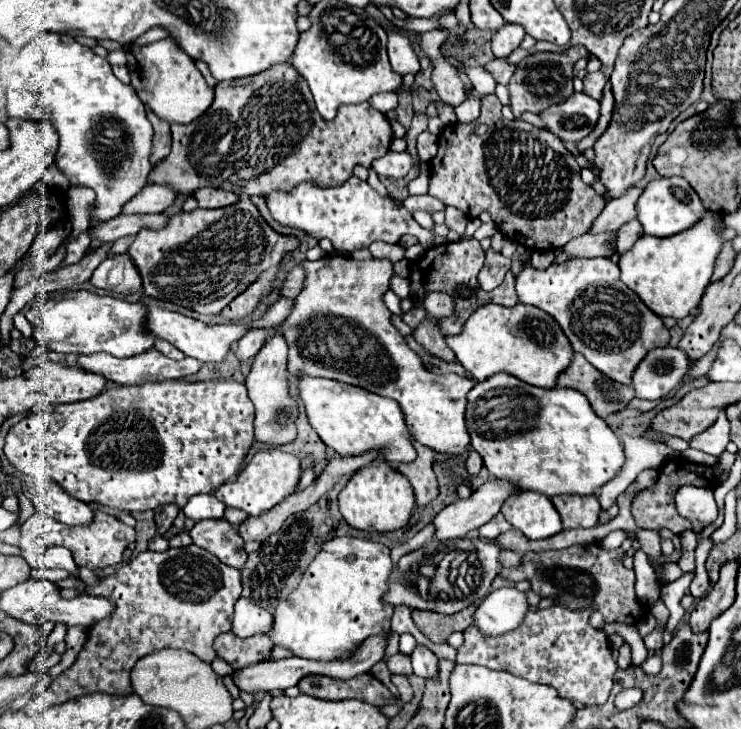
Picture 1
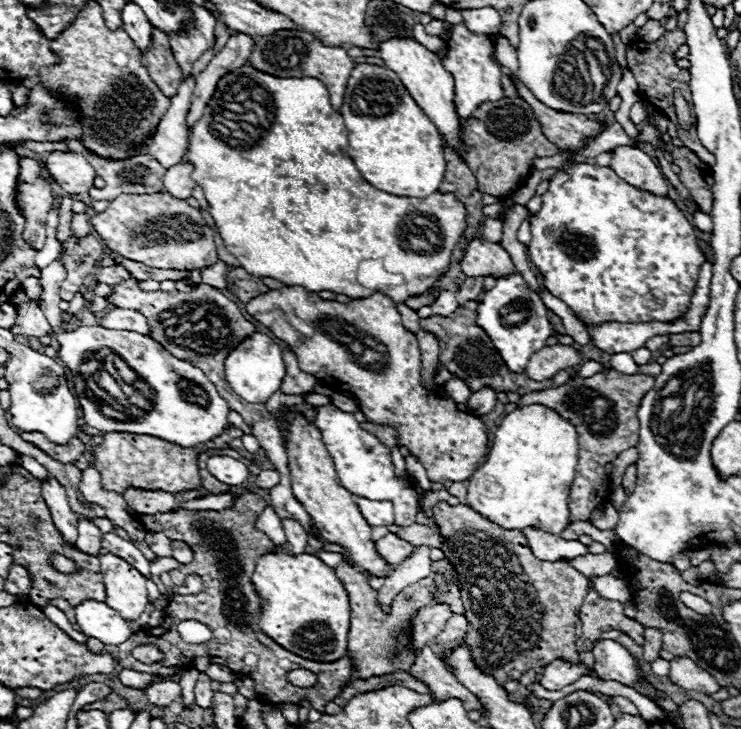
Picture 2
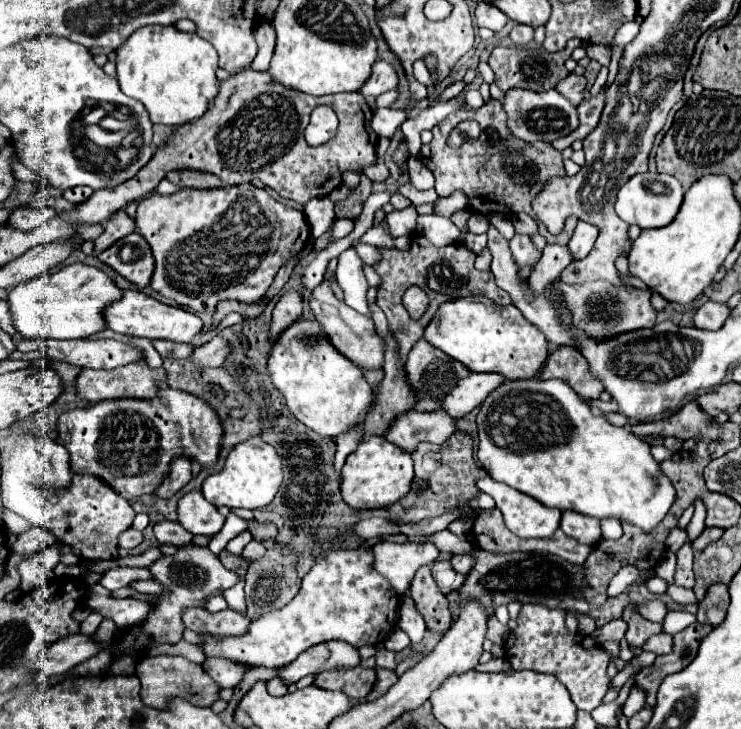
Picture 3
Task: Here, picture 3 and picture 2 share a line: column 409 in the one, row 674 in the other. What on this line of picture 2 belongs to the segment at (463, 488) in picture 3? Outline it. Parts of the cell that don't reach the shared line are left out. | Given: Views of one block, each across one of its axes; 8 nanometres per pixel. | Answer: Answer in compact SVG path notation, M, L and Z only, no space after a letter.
M440 502L434 506L434 516L442 530L442 536L446 538L442 542L442 552L456 566L456 572L460 576L462 602L466 608L466 618L470 622L464 644L472 648L474 662L484 672L490 672L500 684L508 680L520 680L526 670L546 666L554 658L566 658L576 662L576 622L580 606L590 592L586 576L576 572L568 562L538 560L530 552L530 546L520 530L504 530L498 524L482 518L470 506L448 506L446 502Z

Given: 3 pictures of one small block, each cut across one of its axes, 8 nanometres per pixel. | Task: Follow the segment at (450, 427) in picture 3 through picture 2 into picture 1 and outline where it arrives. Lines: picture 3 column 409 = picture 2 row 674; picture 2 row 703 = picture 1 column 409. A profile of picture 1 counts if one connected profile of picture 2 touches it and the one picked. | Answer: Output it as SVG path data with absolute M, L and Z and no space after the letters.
M414 442L414 448L416 448L416 460L408 464L398 464L398 470L410 480L414 488L416 506L426 506L430 500L438 496L436 474L432 470L432 460L436 452L420 442Z

